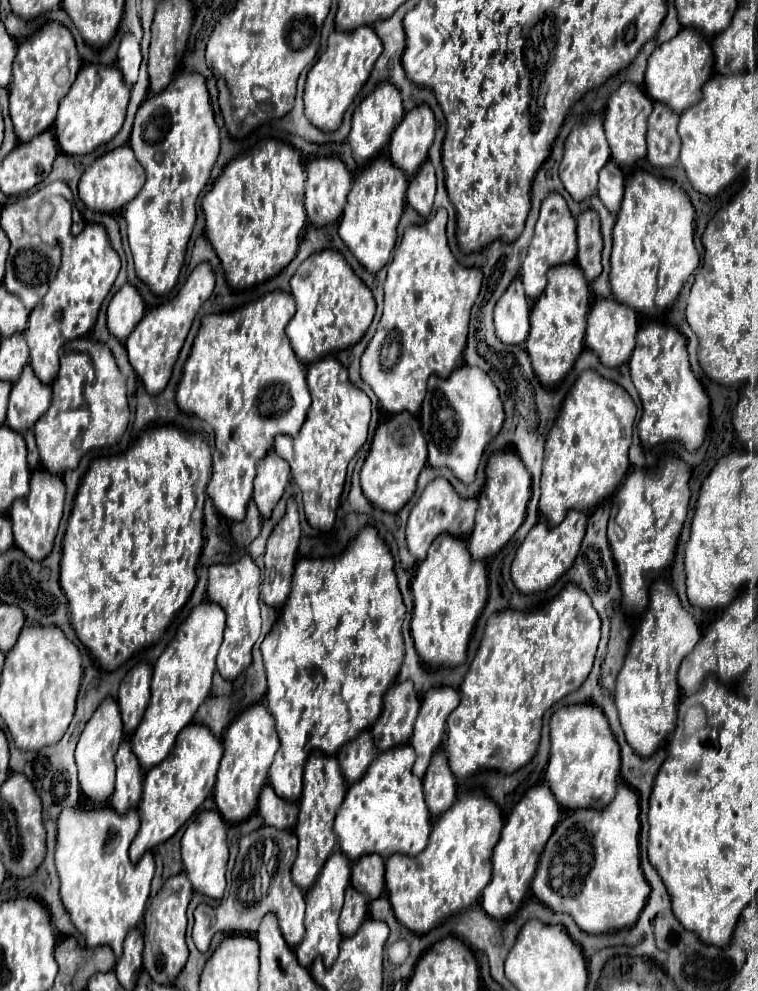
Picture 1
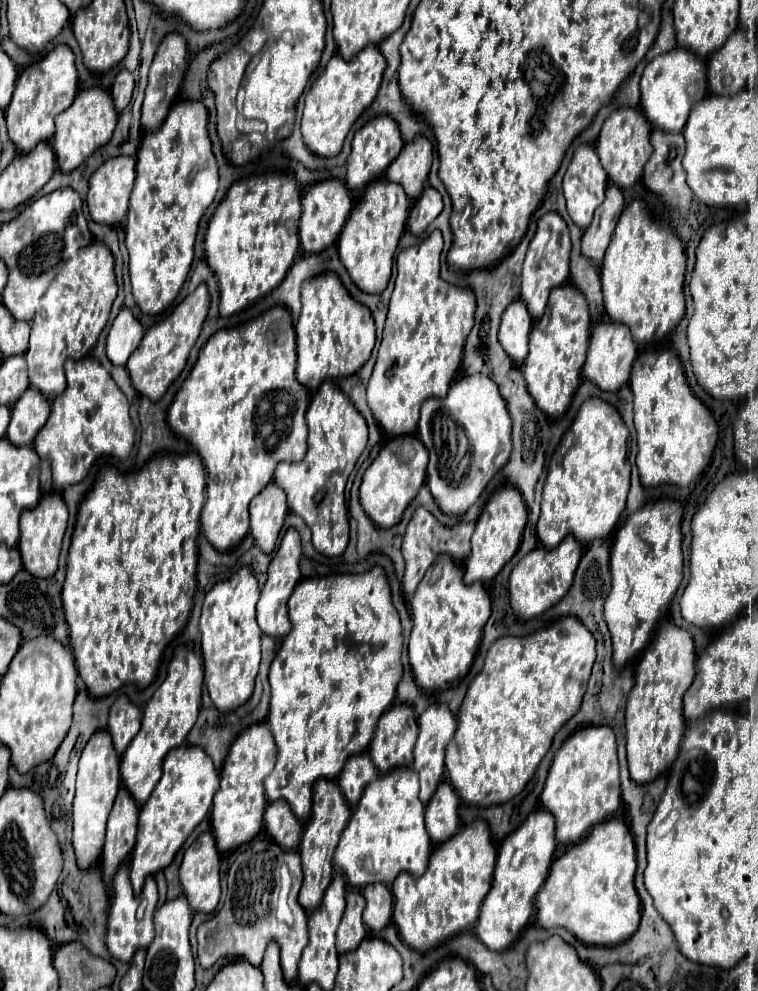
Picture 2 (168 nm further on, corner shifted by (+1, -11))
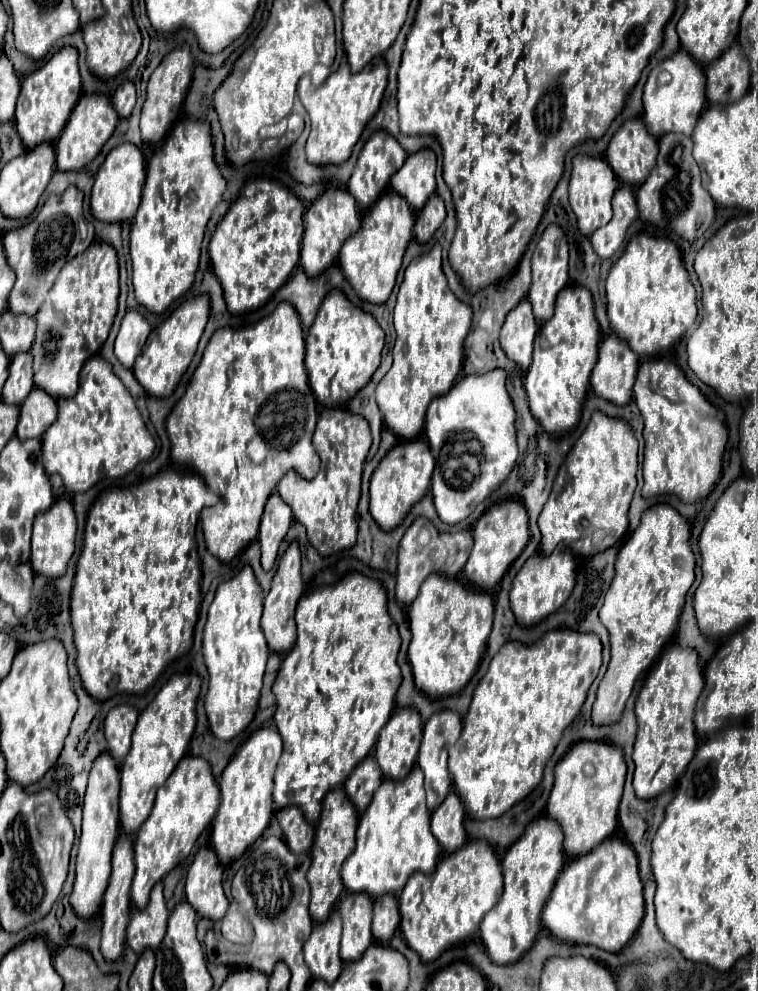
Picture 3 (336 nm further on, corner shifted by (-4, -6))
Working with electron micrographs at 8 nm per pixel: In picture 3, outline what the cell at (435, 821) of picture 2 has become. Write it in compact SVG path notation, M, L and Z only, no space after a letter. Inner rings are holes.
M451 792L431 816L433 836L439 840L445 854L459 850L467 842L463 820L465 820L465 808L457 798L457 794Z

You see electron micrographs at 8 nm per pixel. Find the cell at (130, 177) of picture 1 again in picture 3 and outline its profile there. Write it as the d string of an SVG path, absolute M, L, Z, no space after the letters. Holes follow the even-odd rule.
M129 142L115 146L107 154L105 162L101 164L95 176L91 192L91 214L101 222L125 222L135 218L137 206L141 202L143 182L145 182L145 158L141 150Z

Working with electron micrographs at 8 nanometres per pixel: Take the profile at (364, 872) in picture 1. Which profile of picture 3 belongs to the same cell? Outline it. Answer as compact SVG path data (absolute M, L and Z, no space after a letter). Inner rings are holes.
M387 894L375 900L375 908L373 908L373 938L377 944L387 944L389 938L393 938L393 934L399 928L399 906L395 896Z

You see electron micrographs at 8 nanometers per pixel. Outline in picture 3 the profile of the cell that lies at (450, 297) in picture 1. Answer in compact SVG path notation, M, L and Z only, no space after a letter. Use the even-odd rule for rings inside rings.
M441 246L415 258L401 282L395 304L397 340L393 346L393 366L377 384L377 404L387 428L403 438L413 440L421 434L427 406L433 398L447 394L455 384L463 364L463 342L471 328L471 308L457 300L449 290L441 270Z

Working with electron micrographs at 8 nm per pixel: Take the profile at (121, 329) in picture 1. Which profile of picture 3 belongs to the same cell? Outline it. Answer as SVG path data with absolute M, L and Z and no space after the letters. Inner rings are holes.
M129 310L121 322L121 330L115 340L115 356L125 368L131 368L137 354L145 346L145 340L151 332L149 322L135 310Z

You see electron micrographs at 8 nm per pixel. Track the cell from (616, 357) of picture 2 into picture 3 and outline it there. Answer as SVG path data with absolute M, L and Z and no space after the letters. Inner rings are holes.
M615 334L607 336L599 346L599 360L591 374L591 386L603 400L625 406L633 398L637 374L637 354Z

